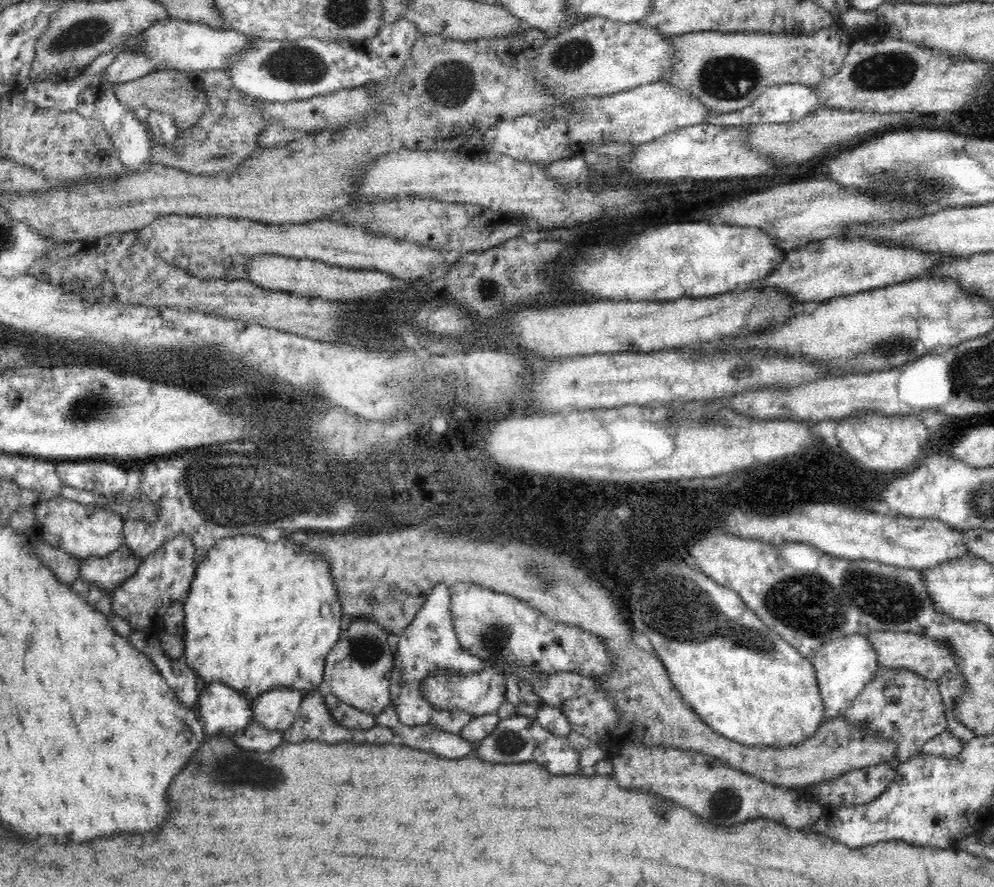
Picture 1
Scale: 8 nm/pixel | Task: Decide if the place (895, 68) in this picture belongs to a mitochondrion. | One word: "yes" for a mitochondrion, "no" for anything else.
yes

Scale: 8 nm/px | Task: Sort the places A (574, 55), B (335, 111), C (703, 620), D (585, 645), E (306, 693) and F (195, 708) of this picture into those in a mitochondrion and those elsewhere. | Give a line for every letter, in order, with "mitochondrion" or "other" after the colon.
A: mitochondrion
B: other
C: mitochondrion
D: other
E: other
F: other

